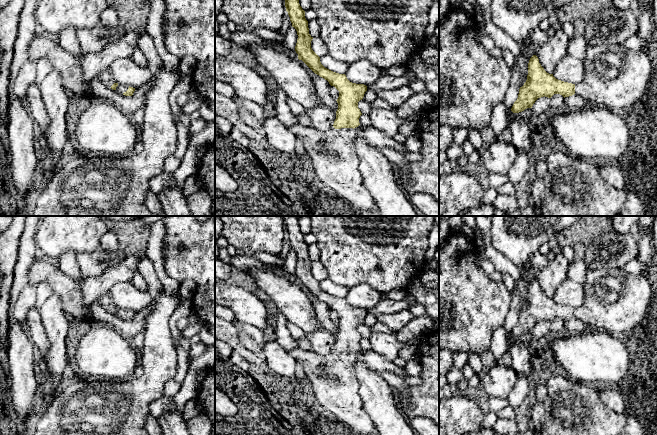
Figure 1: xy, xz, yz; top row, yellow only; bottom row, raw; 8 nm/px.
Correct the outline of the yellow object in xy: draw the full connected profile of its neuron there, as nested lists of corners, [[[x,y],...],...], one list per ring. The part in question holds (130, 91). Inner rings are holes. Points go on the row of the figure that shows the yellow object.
[[[108,68],[103,70],[96,78],[106,87],[113,89],[125,96],[132,96],[135,91],[135,88],[133,87],[116,83]]]

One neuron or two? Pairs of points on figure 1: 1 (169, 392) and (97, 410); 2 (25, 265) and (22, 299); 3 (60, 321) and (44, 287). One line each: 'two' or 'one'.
1: two
2: two
3: two

